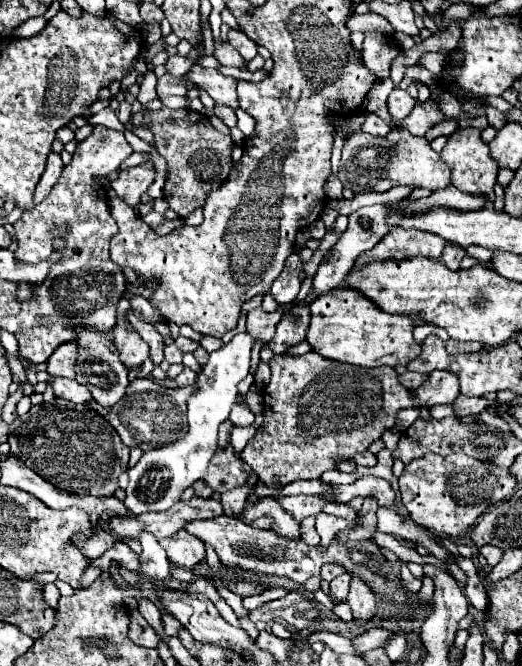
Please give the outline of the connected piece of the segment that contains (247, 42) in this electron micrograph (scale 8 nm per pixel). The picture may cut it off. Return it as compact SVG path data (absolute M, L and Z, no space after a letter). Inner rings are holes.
M229 30L229 44L245 58L245 60L251 60L251 58L255 58L257 56L257 44L251 40L251 38L247 38L241 30Z

